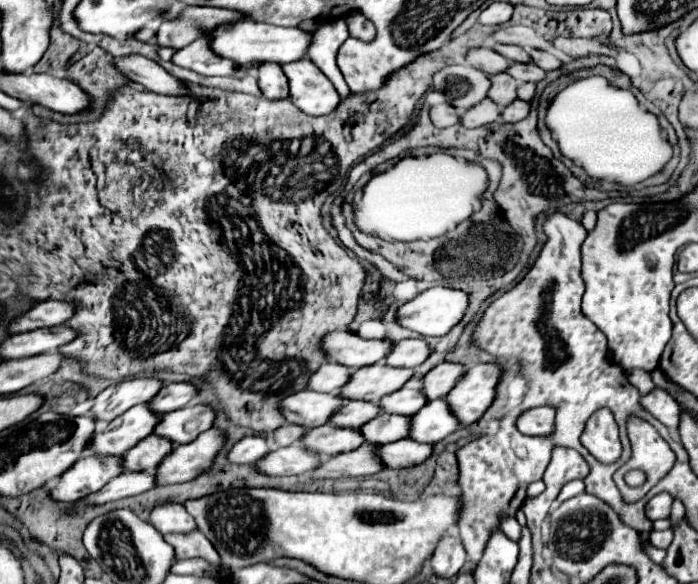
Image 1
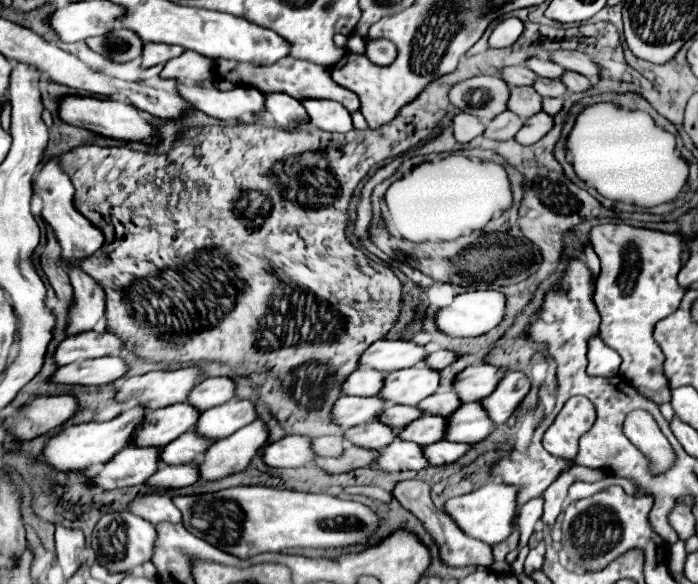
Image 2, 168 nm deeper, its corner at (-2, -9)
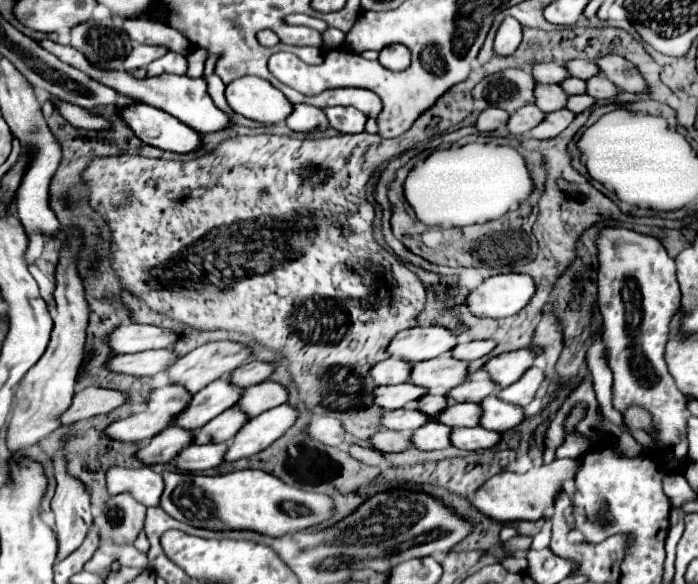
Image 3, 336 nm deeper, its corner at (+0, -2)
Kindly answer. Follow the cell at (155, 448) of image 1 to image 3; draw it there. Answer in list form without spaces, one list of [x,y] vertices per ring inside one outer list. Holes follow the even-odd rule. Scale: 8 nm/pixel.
[[[231,407],[225,413],[217,415],[213,421],[195,431],[195,443],[223,443],[237,435],[241,425],[245,425],[251,417],[245,415],[243,409]]]

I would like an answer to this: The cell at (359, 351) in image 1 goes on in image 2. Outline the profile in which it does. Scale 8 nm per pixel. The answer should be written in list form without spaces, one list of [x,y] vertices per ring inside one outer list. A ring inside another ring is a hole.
[[[377,340],[371,344],[363,356],[359,356],[359,366],[375,368],[379,372],[393,372],[411,368],[417,362],[421,362],[427,356],[427,352],[411,342],[405,340]]]

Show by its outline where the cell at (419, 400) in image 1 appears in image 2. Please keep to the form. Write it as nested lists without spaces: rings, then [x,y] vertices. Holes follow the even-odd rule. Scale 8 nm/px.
[[[451,364],[451,368],[445,368],[441,372],[439,392],[431,394],[427,400],[421,400],[417,408],[423,408],[423,412],[431,412],[431,414],[437,414],[437,416],[451,414],[459,406],[459,398],[457,398],[457,394],[451,388],[451,382],[453,382],[453,378],[455,378],[455,374],[459,370],[461,368],[459,366],[453,366],[453,364]]]

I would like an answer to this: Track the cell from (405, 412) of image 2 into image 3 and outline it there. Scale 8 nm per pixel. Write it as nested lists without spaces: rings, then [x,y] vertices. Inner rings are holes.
[[[427,393],[425,397],[419,399],[419,409],[425,411],[425,413],[429,413],[429,415],[441,413],[447,405],[449,405],[447,395],[431,395],[431,393]]]

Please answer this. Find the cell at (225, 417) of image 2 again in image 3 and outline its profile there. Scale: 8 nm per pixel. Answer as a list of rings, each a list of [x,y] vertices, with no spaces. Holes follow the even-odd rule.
[[[263,381],[247,387],[245,395],[237,405],[251,417],[257,417],[259,413],[279,407],[281,403],[287,403],[287,399],[289,399],[289,391],[285,389],[285,385],[275,381]]]

